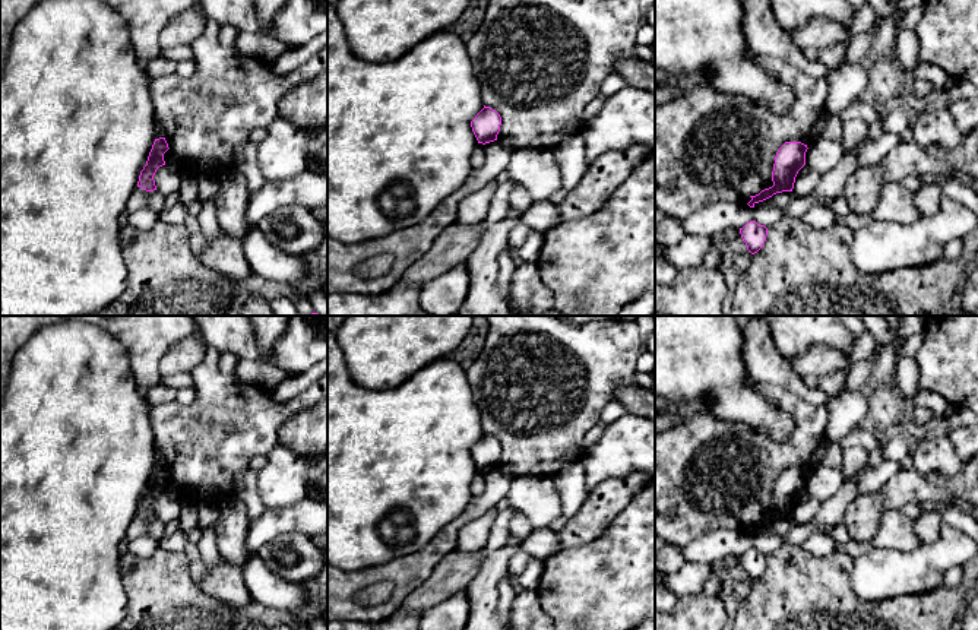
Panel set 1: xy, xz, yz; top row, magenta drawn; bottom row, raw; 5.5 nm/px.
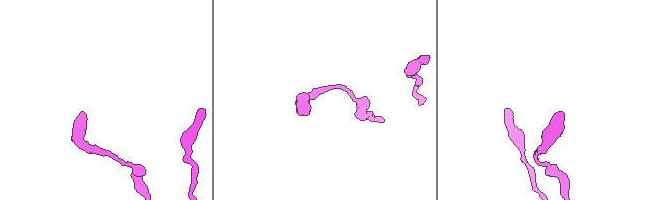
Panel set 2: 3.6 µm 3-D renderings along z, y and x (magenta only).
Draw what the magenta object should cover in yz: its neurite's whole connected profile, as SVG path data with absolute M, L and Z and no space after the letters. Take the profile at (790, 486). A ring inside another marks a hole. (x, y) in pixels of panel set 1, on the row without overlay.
M785 469L776 479L772 509L773 513L762 517L756 523L750 523L747 531L754 535L756 531L772 525L776 520L792 519L798 498L805 493L807 472L801 469Z

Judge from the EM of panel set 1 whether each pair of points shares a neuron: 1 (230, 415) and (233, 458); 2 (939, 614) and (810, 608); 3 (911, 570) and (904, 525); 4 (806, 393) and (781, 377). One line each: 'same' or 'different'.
1: same
2: same
3: different
4: same

